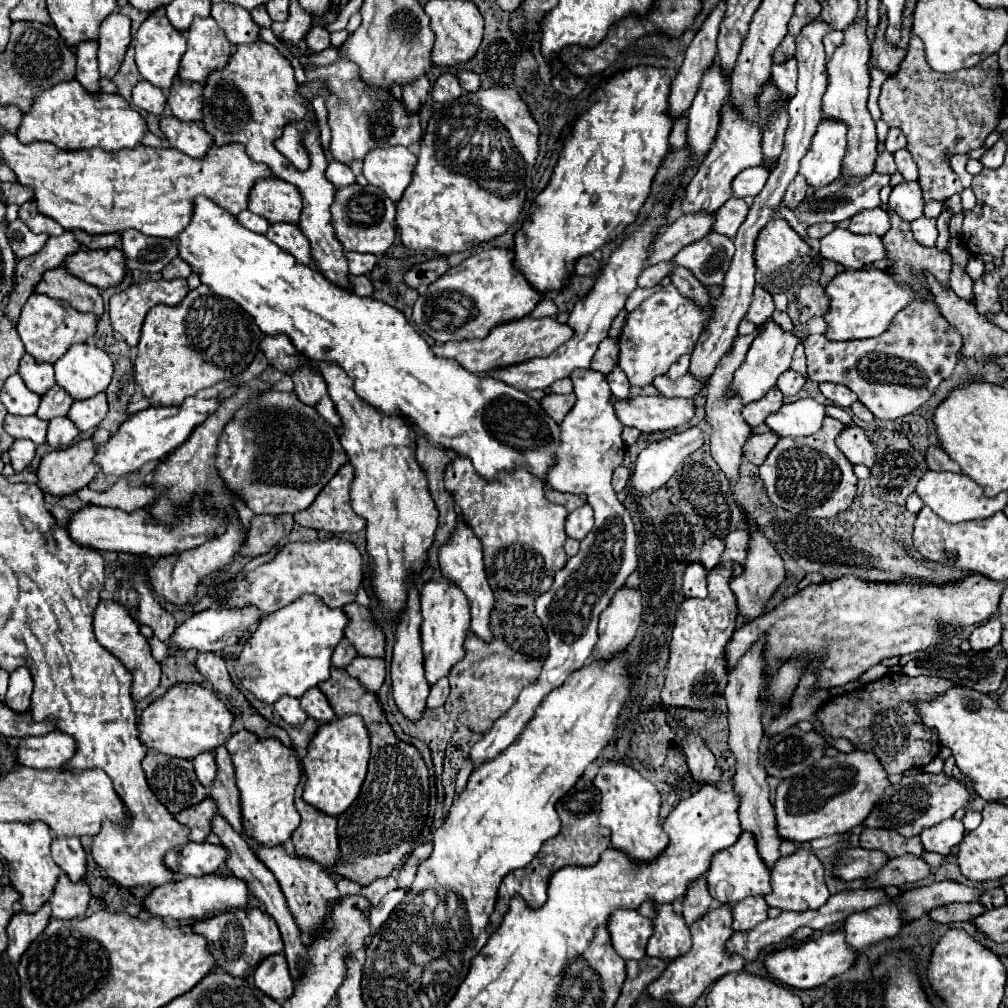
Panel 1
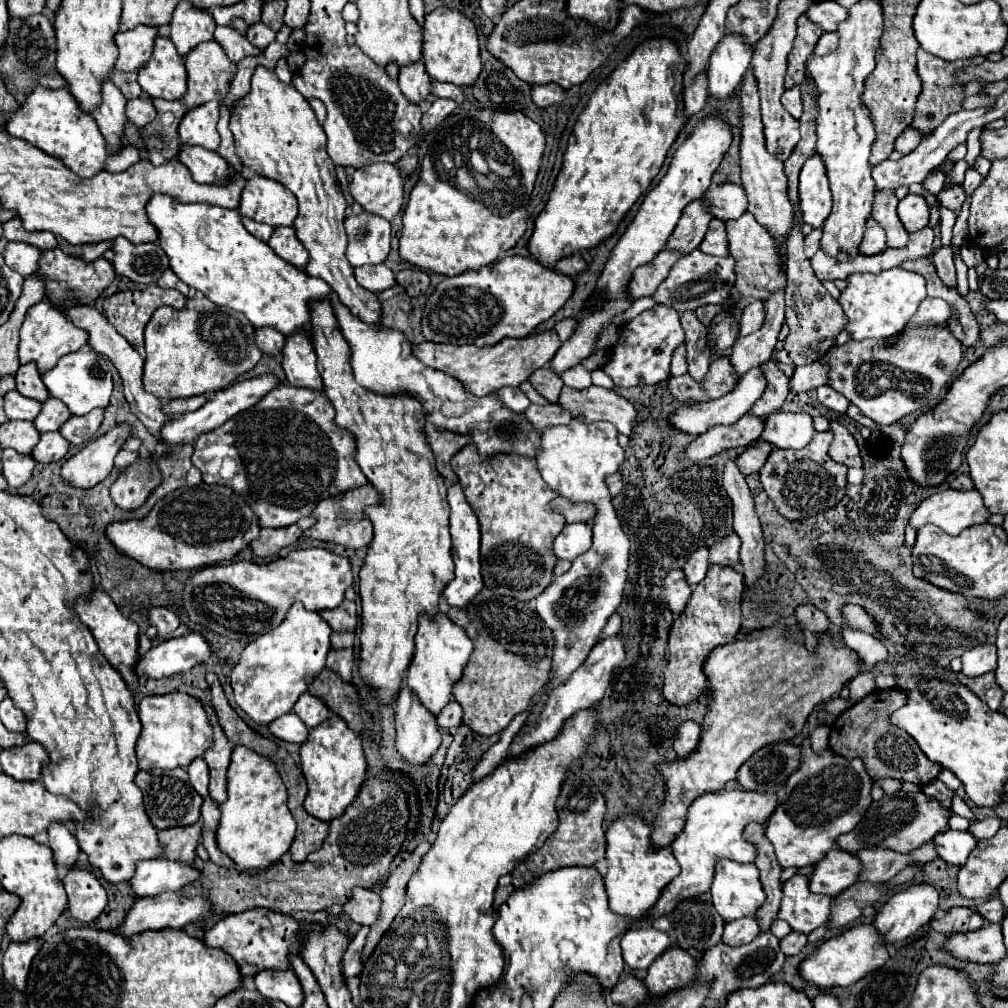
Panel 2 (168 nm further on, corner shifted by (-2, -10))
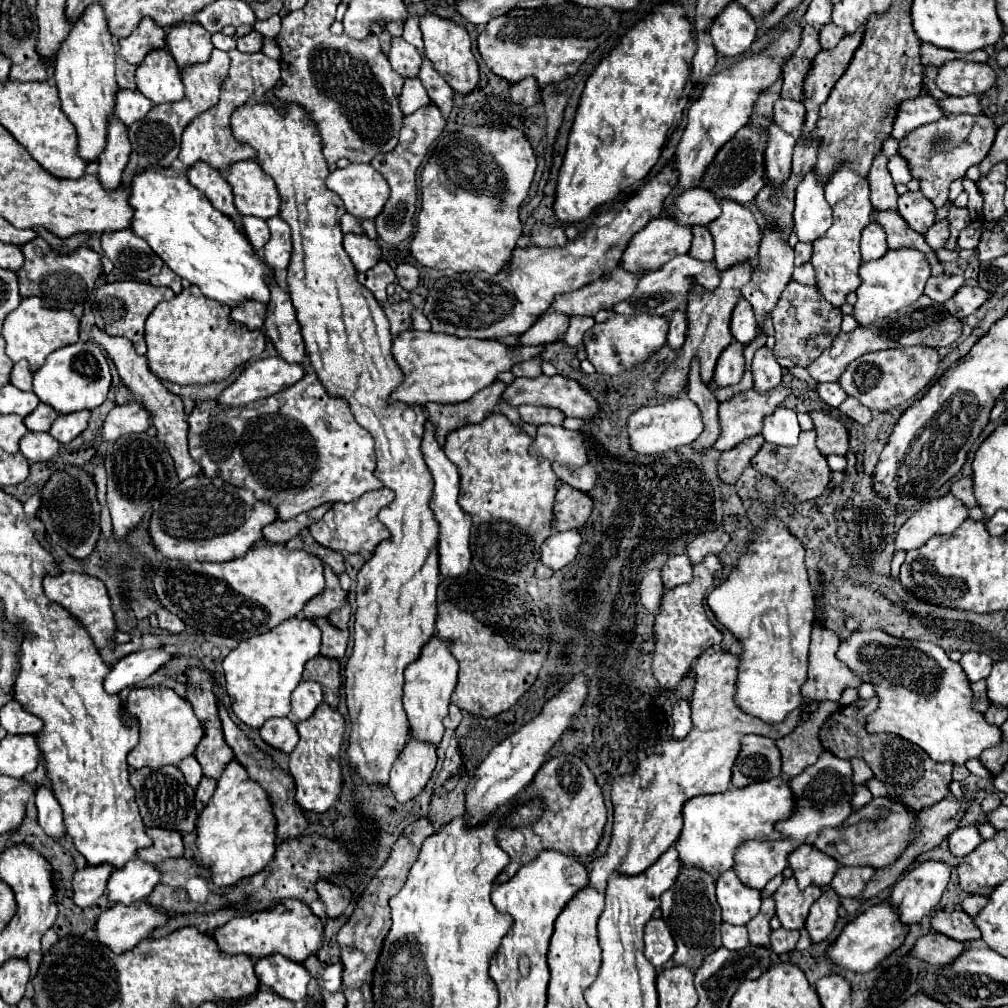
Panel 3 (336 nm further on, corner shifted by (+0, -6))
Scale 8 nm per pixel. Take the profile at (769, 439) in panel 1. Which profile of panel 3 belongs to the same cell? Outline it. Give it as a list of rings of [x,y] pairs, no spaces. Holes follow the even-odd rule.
[[[754,435],[742,443],[738,443],[734,449],[724,451],[720,457],[720,465],[718,465],[718,475],[724,483],[736,483],[742,475],[742,471],[750,465],[752,457],[756,455],[756,451],[760,451],[760,447],[764,445],[764,437],[762,435]]]

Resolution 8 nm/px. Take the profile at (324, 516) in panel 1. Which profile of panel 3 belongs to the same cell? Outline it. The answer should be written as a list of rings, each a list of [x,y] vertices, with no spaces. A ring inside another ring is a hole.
[[[382,487],[382,489],[376,489],[376,491],[368,491],[364,493],[360,499],[356,501],[350,501],[350,503],[334,503],[334,507],[324,515],[322,521],[314,523],[310,529],[310,535],[324,547],[330,547],[334,551],[340,551],[340,553],[372,553],[374,547],[388,539],[388,531],[386,527],[378,521],[378,511],[382,507],[386,507],[390,501],[394,499],[392,491]]]

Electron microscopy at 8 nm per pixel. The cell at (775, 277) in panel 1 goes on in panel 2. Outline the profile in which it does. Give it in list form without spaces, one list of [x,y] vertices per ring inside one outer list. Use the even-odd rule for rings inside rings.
[[[744,213],[740,219],[726,221],[726,233],[728,233],[728,255],[734,257],[734,273],[740,295],[754,297],[754,299],[766,299],[772,291],[778,287],[784,287],[786,275],[782,273],[782,259],[778,259],[778,249],[774,247],[774,239],[770,239],[770,233],[750,215]]]

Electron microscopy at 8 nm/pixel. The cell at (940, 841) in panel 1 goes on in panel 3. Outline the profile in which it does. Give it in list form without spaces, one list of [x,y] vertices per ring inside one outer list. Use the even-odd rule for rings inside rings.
[[[958,827],[954,833],[948,835],[950,853],[958,859],[962,859],[970,851],[974,851],[980,845],[980,841],[982,841],[982,837],[976,827]]]

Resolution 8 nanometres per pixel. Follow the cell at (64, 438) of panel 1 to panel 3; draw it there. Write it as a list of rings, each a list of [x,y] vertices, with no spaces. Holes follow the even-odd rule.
[[[26,433],[20,439],[20,453],[28,461],[50,461],[60,449],[60,443],[50,433]]]

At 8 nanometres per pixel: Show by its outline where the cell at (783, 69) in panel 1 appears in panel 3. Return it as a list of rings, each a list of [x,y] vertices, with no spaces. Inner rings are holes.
[[[780,97],[774,103],[774,121],[780,123],[780,127],[784,131],[788,131],[790,135],[794,135],[796,139],[800,137],[800,131],[804,125],[804,113],[806,113],[806,109],[800,101]]]

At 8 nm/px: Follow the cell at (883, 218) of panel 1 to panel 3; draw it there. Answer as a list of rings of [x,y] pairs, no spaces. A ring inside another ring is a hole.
[[[870,223],[870,225],[862,231],[860,249],[862,249],[862,259],[864,259],[864,261],[880,259],[880,257],[888,251],[884,229],[882,229],[878,223]]]

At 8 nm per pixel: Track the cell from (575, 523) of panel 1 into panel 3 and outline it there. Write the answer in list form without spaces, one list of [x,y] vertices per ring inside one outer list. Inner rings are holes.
[[[556,531],[542,545],[542,563],[558,571],[578,555],[578,547],[580,531]]]

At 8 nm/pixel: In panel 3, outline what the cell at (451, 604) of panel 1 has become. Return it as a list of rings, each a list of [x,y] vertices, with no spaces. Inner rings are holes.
[[[432,637],[424,647],[420,657],[410,663],[404,671],[406,683],[404,683],[404,711],[408,715],[408,723],[412,729],[412,735],[422,741],[430,741],[434,745],[440,743],[444,725],[442,719],[448,715],[448,705],[450,705],[450,695],[458,683],[458,663],[450,655],[452,643],[448,639]]]

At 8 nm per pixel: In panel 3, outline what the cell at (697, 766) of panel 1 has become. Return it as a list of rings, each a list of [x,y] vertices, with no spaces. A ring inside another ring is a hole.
[[[688,701],[676,703],[676,707],[672,711],[672,719],[674,719],[674,739],[686,739],[686,735],[692,729],[692,717],[690,717]]]

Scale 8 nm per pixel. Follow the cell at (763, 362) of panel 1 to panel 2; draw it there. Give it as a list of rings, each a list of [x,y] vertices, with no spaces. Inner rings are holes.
[[[756,367],[756,369],[750,369],[746,375],[740,377],[738,385],[734,391],[726,393],[724,397],[720,399],[712,399],[712,401],[700,401],[700,403],[688,403],[688,405],[680,405],[674,413],[670,413],[668,421],[670,421],[670,427],[676,429],[676,431],[682,431],[682,433],[688,433],[692,437],[698,437],[702,435],[708,427],[712,425],[734,425],[744,413],[748,413],[754,405],[756,399],[762,397],[766,389],[766,379],[762,375],[762,371]]]

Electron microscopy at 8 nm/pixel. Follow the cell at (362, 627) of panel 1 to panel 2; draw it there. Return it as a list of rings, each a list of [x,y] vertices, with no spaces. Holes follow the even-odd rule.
[[[344,599],[340,607],[320,611],[322,619],[332,627],[332,631],[354,631],[356,629],[356,603]]]

